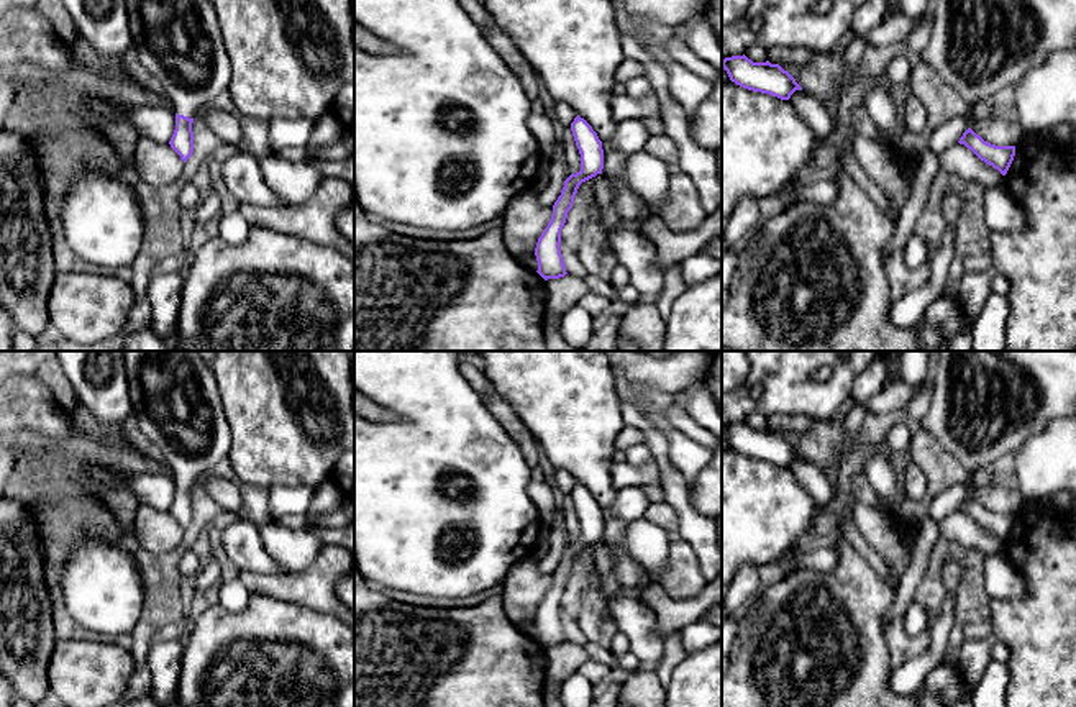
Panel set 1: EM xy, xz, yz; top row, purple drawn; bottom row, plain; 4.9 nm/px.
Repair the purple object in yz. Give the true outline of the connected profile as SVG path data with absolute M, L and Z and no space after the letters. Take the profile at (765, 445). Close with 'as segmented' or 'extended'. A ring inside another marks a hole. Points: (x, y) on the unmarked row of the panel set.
M743 422L725 425L722 435L736 453L753 459L769 461L781 468L789 468L796 458L802 458L787 438L769 428L753 430Z | as segmented

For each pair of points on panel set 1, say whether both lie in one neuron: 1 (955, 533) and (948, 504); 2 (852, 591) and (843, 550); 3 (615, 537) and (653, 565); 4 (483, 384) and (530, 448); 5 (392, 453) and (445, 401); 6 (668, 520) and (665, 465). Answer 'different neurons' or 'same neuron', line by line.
1: different neurons
2: same neuron
3: different neurons
4: same neuron
5: same neuron
6: different neurons

